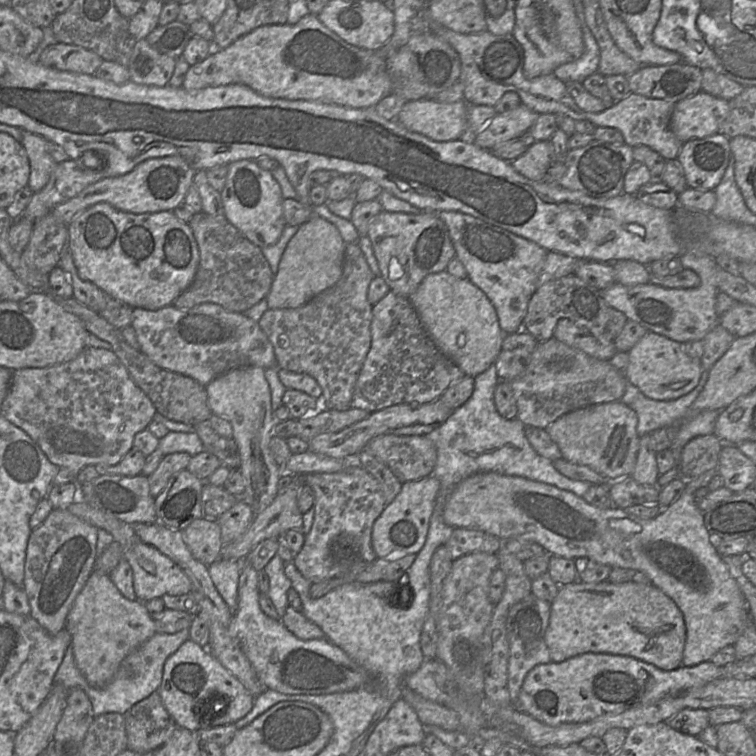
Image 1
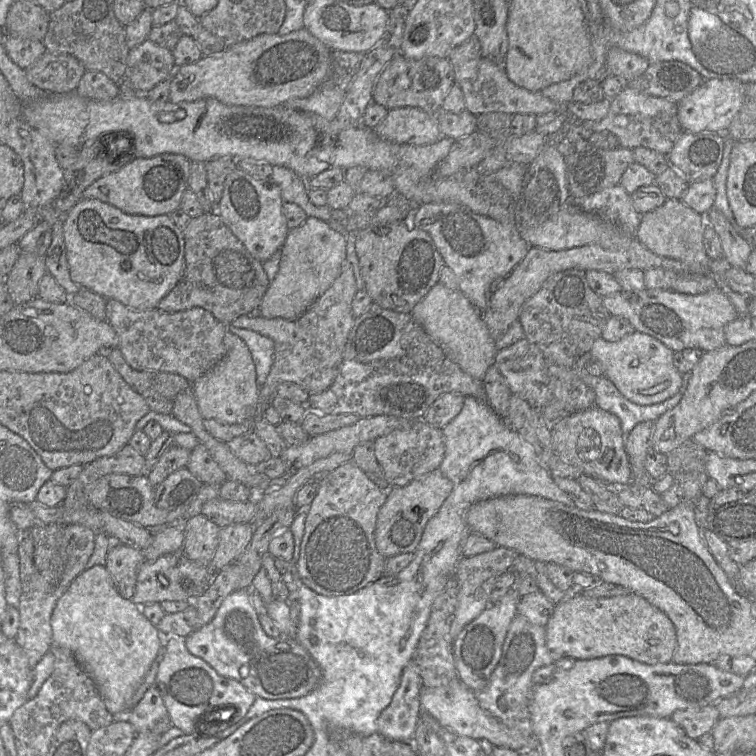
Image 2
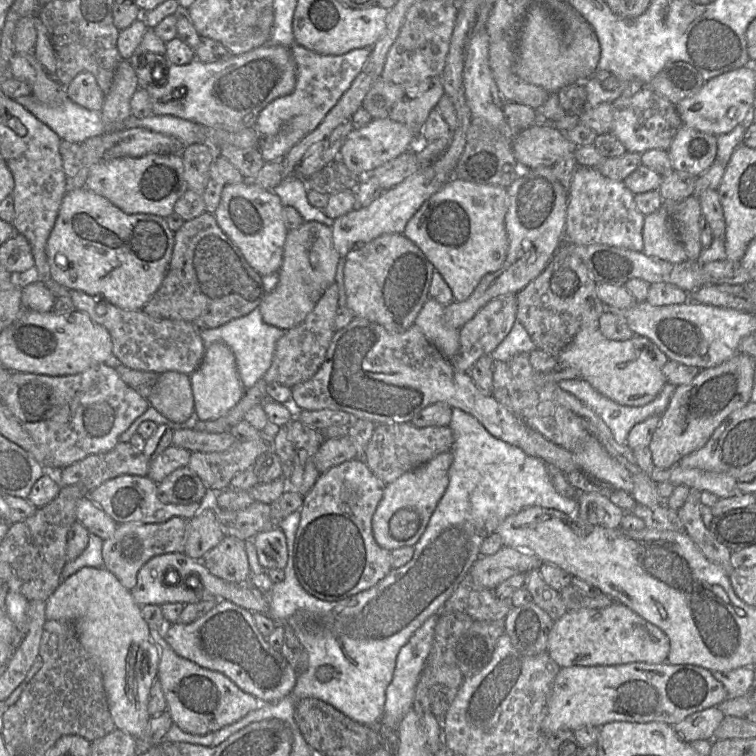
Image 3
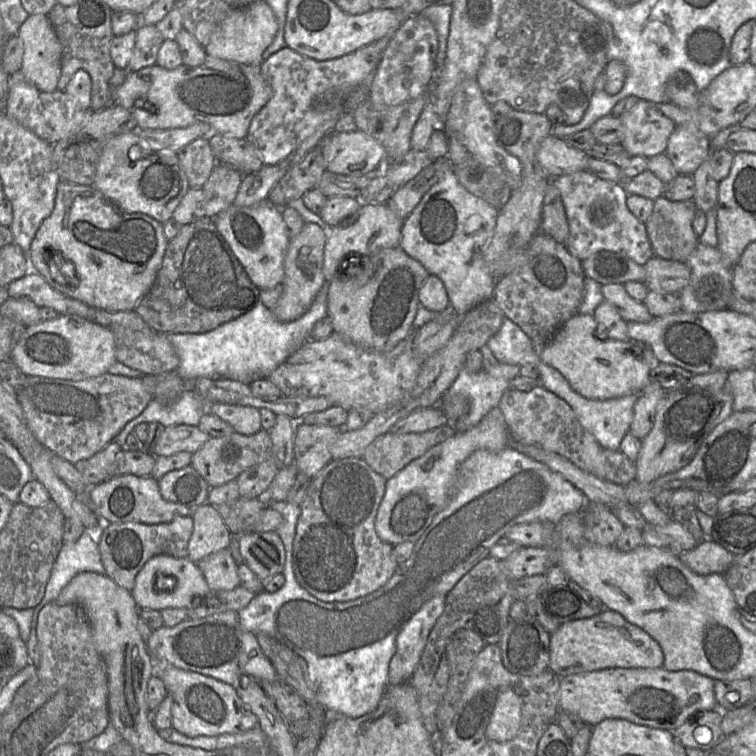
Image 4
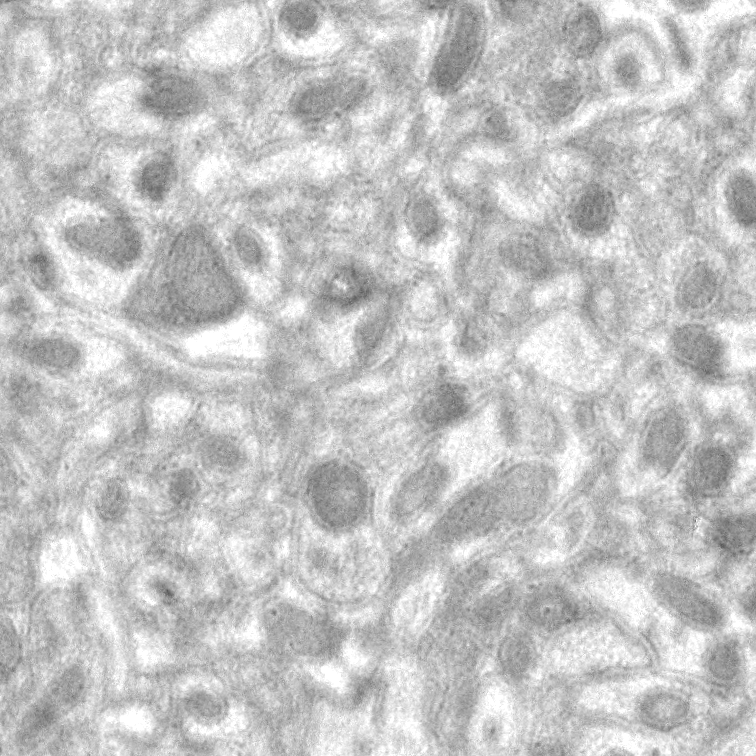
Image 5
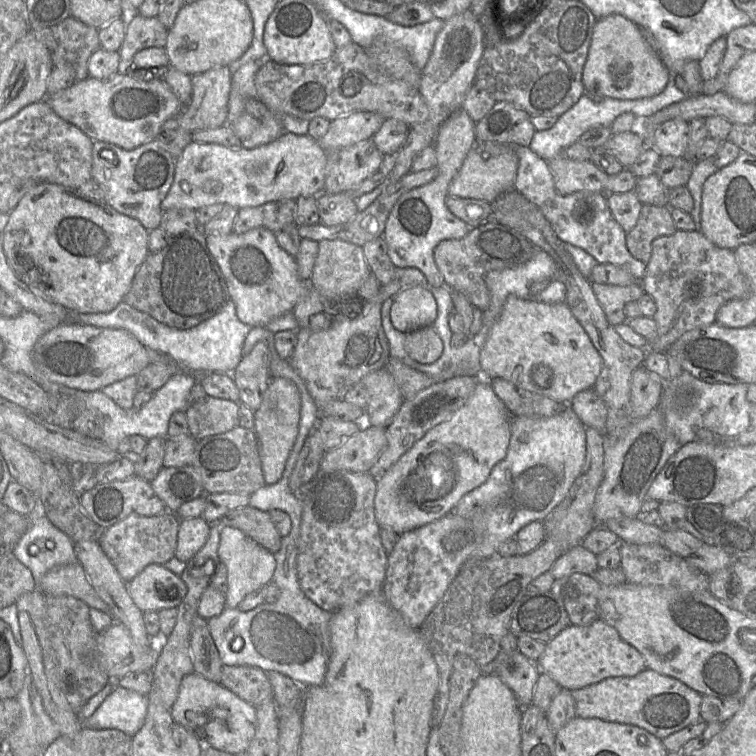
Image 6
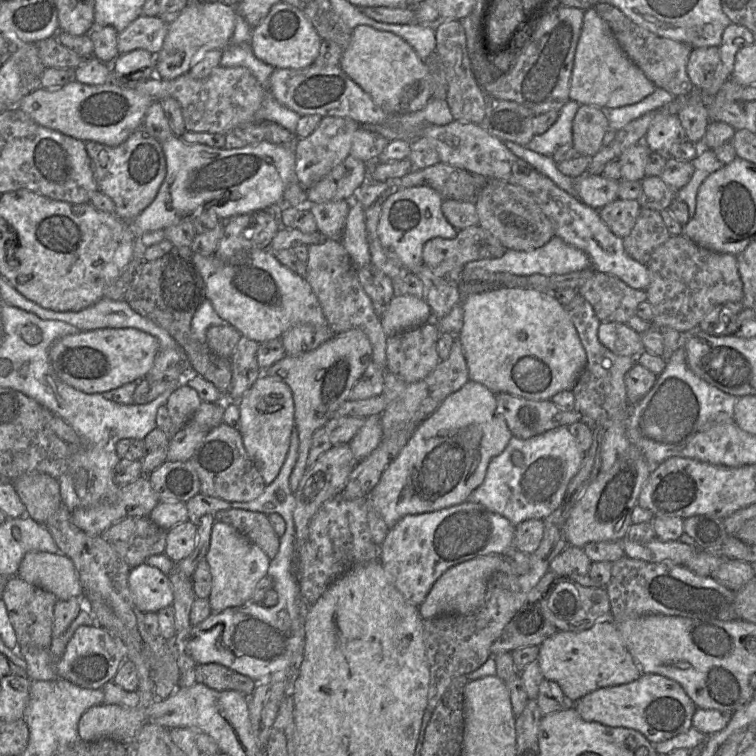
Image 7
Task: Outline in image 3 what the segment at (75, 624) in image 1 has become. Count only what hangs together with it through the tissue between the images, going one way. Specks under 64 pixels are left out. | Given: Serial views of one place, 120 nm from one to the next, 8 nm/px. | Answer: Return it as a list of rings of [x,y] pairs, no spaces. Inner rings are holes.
[[[84,567],[50,595],[45,615],[47,620],[68,621],[74,625],[80,643],[101,670],[115,728],[140,742],[151,719],[148,702],[150,689],[157,679],[159,654],[131,591],[106,568]]]

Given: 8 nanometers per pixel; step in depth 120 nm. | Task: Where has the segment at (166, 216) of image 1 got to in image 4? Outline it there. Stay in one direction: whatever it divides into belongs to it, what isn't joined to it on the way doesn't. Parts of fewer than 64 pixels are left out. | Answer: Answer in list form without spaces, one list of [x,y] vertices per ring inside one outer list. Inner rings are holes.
[[[61,180],[53,212],[40,225],[27,256],[34,271],[55,290],[108,312],[132,311],[153,285],[168,245],[163,223],[143,213],[126,213],[94,186]]]

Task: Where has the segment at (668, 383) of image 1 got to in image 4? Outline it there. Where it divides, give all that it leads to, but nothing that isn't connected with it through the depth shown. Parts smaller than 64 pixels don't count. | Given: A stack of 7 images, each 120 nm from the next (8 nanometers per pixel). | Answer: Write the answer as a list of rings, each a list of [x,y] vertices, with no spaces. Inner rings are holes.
[[[580,312],[567,320],[539,352],[540,360],[559,371],[571,388],[593,400],[637,395],[651,381],[649,374],[659,363],[652,349],[641,341],[605,338],[593,316]]]

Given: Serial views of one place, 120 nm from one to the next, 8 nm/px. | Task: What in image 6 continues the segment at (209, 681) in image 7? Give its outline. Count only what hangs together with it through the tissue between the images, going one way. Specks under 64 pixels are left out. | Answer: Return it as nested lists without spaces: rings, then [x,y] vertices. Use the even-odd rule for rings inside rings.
[[[223,664],[220,684],[255,707],[273,699],[268,674],[258,667]]]

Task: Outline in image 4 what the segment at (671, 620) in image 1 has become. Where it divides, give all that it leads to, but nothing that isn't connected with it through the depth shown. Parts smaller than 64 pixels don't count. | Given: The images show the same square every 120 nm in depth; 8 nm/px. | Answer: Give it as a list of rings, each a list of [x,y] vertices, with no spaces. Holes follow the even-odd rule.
[[[608,609],[591,618],[559,625],[550,638],[549,669],[559,677],[607,668],[659,668],[663,662],[663,651],[656,640]]]

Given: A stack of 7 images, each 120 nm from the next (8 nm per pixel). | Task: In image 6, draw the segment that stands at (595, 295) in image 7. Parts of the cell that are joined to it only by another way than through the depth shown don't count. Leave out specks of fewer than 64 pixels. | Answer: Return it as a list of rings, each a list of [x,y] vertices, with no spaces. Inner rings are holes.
[[[591,282],[591,285],[608,322],[613,326],[626,321],[625,304],[638,301],[644,294],[641,283],[623,286]]]

